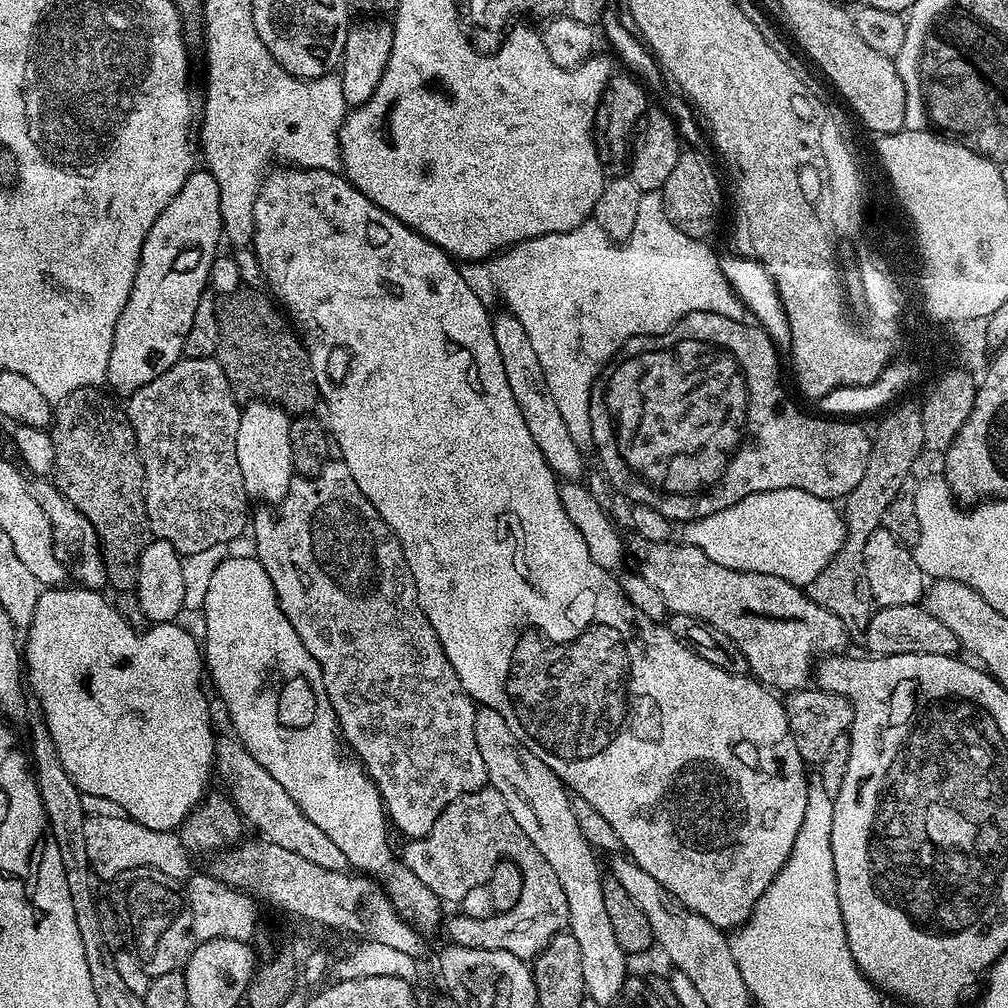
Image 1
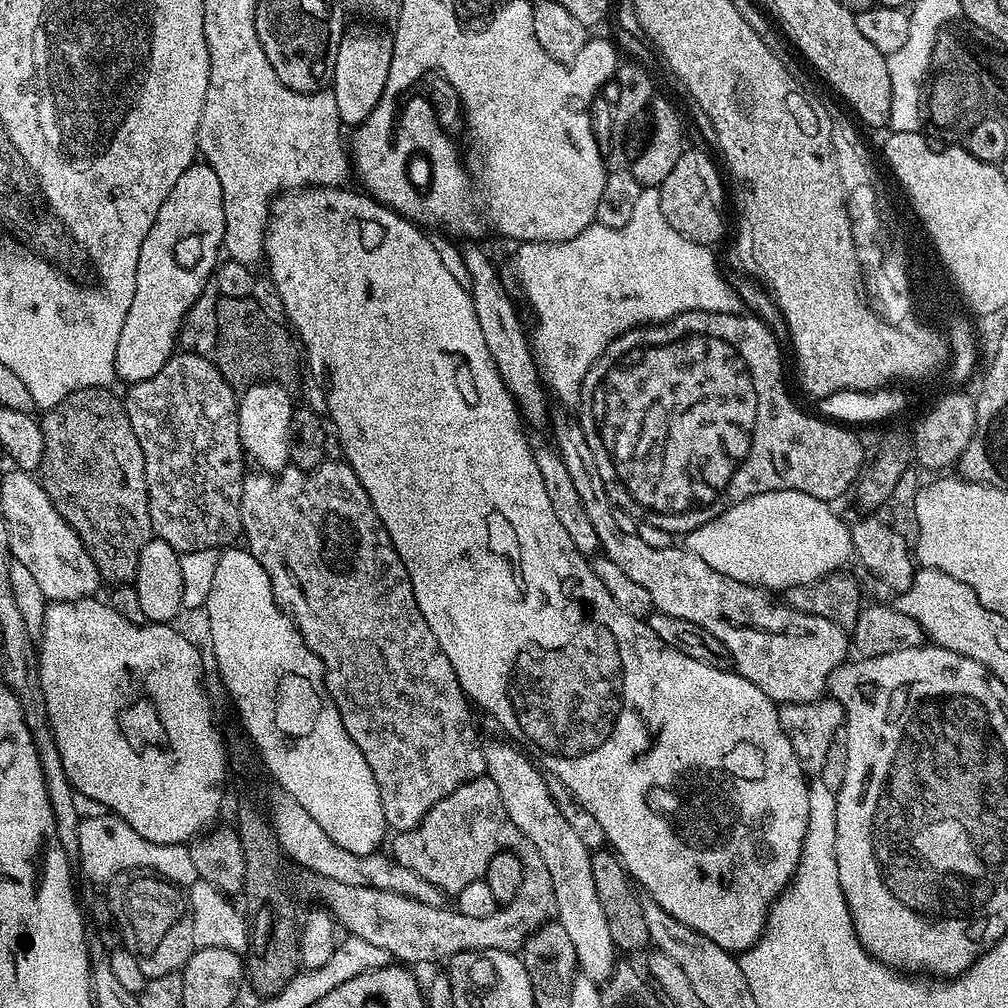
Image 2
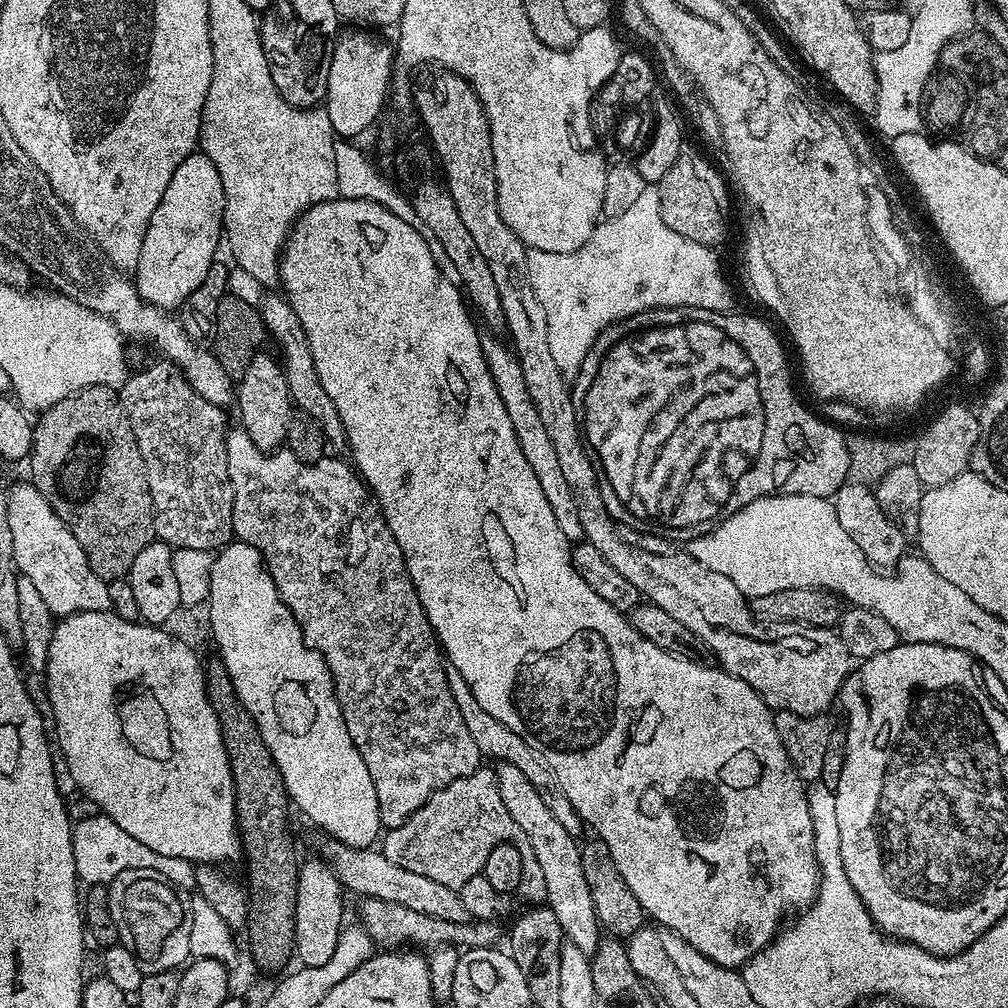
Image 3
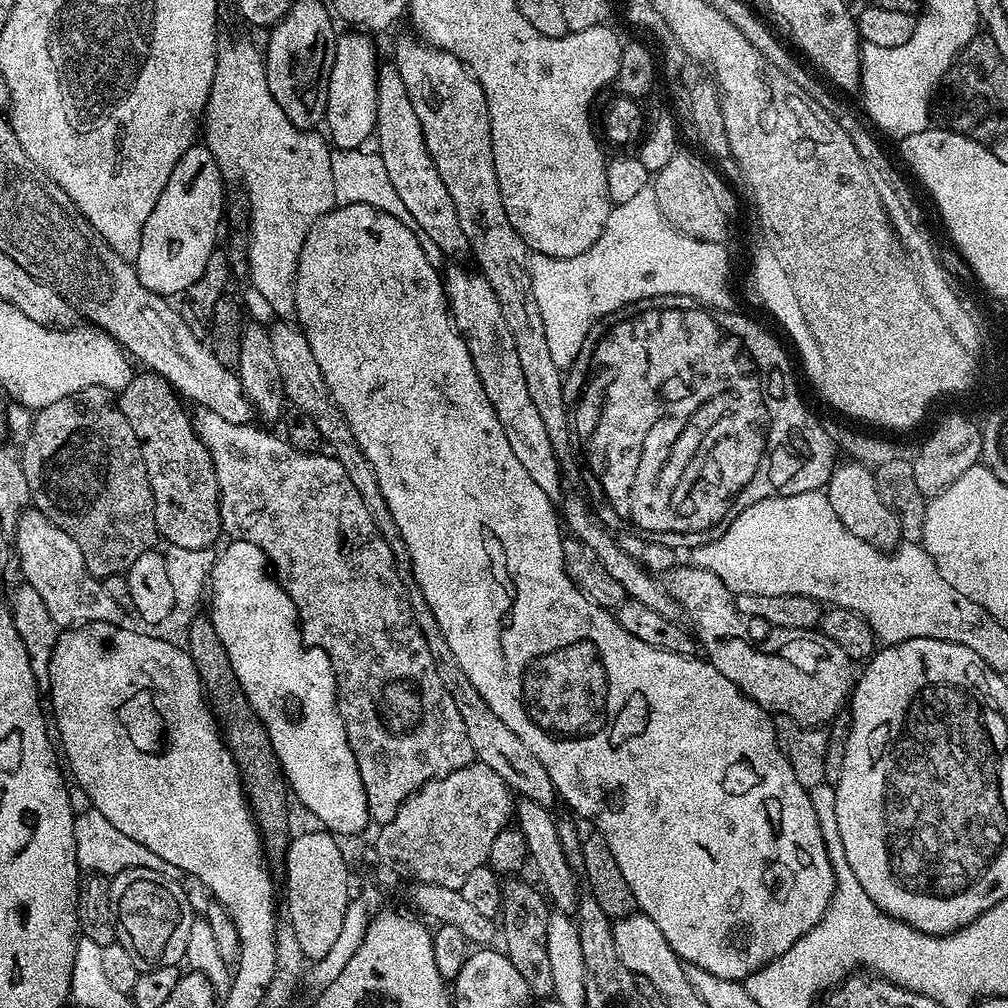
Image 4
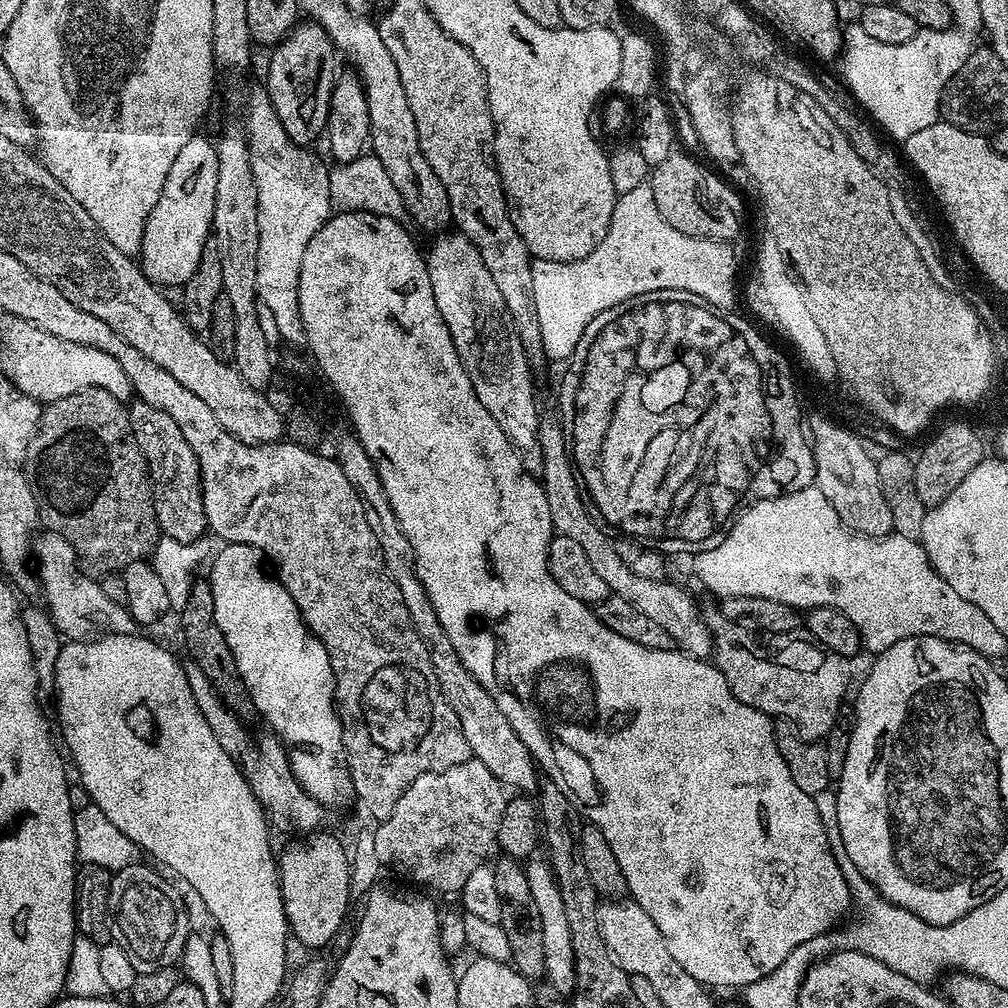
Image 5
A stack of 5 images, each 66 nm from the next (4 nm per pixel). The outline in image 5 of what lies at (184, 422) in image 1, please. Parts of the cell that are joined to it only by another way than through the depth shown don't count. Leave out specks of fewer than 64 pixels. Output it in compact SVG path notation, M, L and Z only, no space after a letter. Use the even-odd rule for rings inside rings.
M137 399L128 408L128 417L144 461L148 463L148 475L152 477L152 499L156 501L161 533L178 538L178 542L194 542L209 531L200 484L200 463L194 450L190 450L190 444L182 438L178 422L145 400Z

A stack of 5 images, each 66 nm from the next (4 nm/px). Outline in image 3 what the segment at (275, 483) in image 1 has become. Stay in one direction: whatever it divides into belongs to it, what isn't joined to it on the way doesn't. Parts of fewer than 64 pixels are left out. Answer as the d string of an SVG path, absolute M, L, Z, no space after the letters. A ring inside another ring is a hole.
M264 355L253 356L252 361L246 366L244 375L239 377L234 388L234 404L235 407L240 407L238 424L246 434L250 434L250 442L254 442L254 446L258 446L263 452L270 452L284 444L286 426L294 414L294 405L279 359L275 355Z

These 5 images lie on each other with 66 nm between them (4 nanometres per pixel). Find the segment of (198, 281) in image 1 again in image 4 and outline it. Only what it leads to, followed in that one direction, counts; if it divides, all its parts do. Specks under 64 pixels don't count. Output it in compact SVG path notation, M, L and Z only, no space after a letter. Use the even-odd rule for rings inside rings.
M203 143L190 145L186 154L178 158L174 170L170 170L170 179L162 194L158 194L158 202L154 202L154 210L150 210L150 218L146 218L146 226L142 226L142 246L138 246L138 258L134 261L134 267L146 290L154 290L165 298L179 297L190 286L194 286L198 278L202 278L206 262L218 248L216 235L220 232L220 219L224 216L224 187L226 181L220 173L218 162Z

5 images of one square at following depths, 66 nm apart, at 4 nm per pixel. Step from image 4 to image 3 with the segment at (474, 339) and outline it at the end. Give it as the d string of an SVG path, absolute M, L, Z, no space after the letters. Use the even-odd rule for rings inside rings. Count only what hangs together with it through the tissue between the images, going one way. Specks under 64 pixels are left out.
M484 334L480 338L482 354L494 378L494 386L498 386L498 398L502 398L502 406L506 406L506 414L510 414L514 434L518 434L518 446L522 446L522 455L526 457L526 462L530 462L530 470L534 470L538 478L538 486L542 486L542 494L546 494L546 502L550 502L550 510L554 510L554 519L558 521L562 534L566 534L570 542L583 541L584 531L582 522L578 522L578 510L574 506L574 498L566 486L566 477L562 474L558 463L558 453L554 451L554 445L550 443L550 437L542 427L542 418L538 415L538 410L534 410L534 402L530 402L530 390L526 390L526 378L522 378L522 366L512 348L496 337L499 335L488 335L492 336Z

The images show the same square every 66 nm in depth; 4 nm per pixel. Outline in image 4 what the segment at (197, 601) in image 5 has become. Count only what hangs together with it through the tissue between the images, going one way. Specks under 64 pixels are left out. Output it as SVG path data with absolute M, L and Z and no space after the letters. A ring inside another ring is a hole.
M207 615L196 616L189 622L186 650L198 670L198 678L204 687L208 707L212 709L212 715L216 718L222 739L240 771L240 780L244 783L244 797L248 799L256 828L260 831L260 842L265 857L269 861L283 861L290 841L290 833L288 834L290 789L274 754L270 734L266 734L266 726L262 726L254 706L250 706L242 690L242 682L238 682L238 674L234 674L234 666L230 666L230 654L226 654L226 646L222 646L222 638L218 638L218 630L214 630L212 621Z

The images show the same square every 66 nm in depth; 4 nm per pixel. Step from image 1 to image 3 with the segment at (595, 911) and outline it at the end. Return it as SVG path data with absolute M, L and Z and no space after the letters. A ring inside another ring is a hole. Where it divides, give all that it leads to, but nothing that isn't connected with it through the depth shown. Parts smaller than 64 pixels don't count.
M497 763L494 771L498 778L502 802L506 802L506 810L510 810L510 818L514 818L514 822L518 822L522 834L526 834L526 838L530 838L530 847L533 848L534 854L538 858L538 866L542 866L542 878L546 878L546 894L548 895L546 906L550 910L554 910L554 915L558 918L567 941L578 946L578 950L592 954L599 946L602 929L594 914L594 898L590 898L590 886L586 886L586 873L582 871L582 858L580 857L581 845L578 843L577 837L566 834L565 828L558 823L558 818L554 818L554 814L550 814L550 809L546 806L546 802L542 802L538 790L534 790L534 786L530 786L530 782L526 780L526 774L522 774L522 770L518 770L518 766Z

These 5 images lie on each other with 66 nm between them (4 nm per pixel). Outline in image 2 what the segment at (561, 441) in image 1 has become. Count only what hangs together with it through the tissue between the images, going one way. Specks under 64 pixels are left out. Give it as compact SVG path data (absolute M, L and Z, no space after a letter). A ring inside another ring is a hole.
M476 242L465 243L462 251L465 258L466 269L470 270L472 287L472 301L474 314L478 314L478 322L482 325L482 334L486 337L486 346L490 349L490 358L494 358L494 366L502 378L502 382L510 390L521 417L527 425L540 428L549 423L550 407L549 397L546 395L546 386L542 381L542 370L538 365L538 358L530 345L530 338L524 334L524 326L520 316L492 265L492 260L476 245Z

